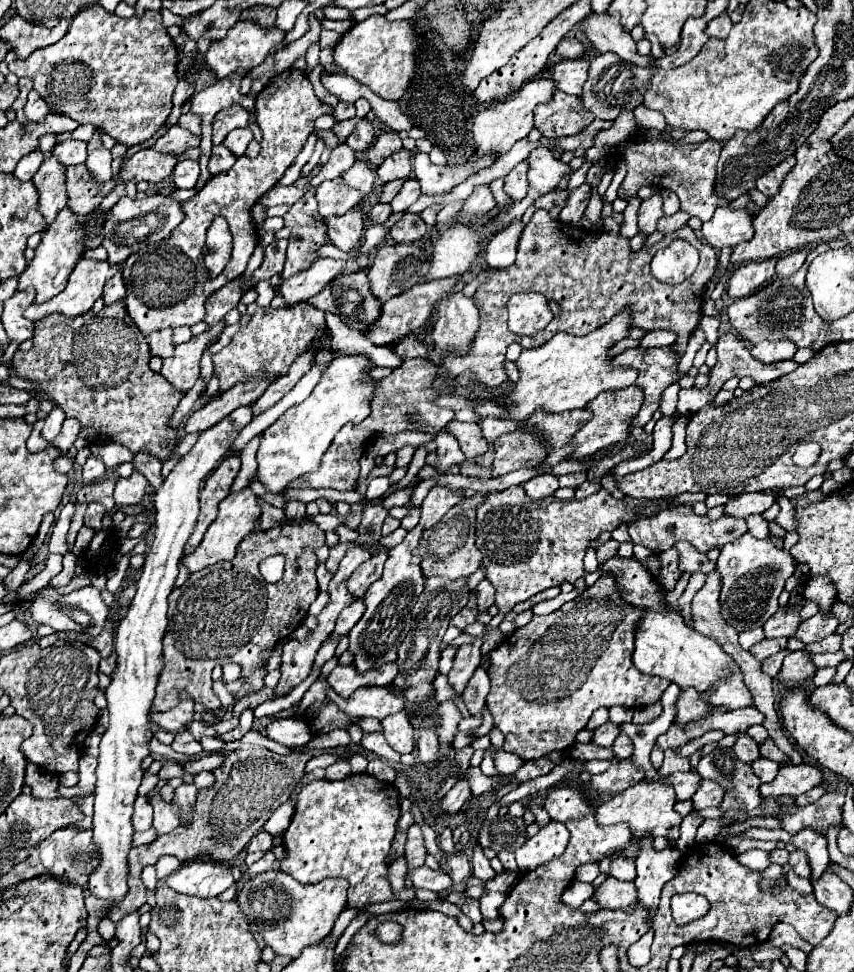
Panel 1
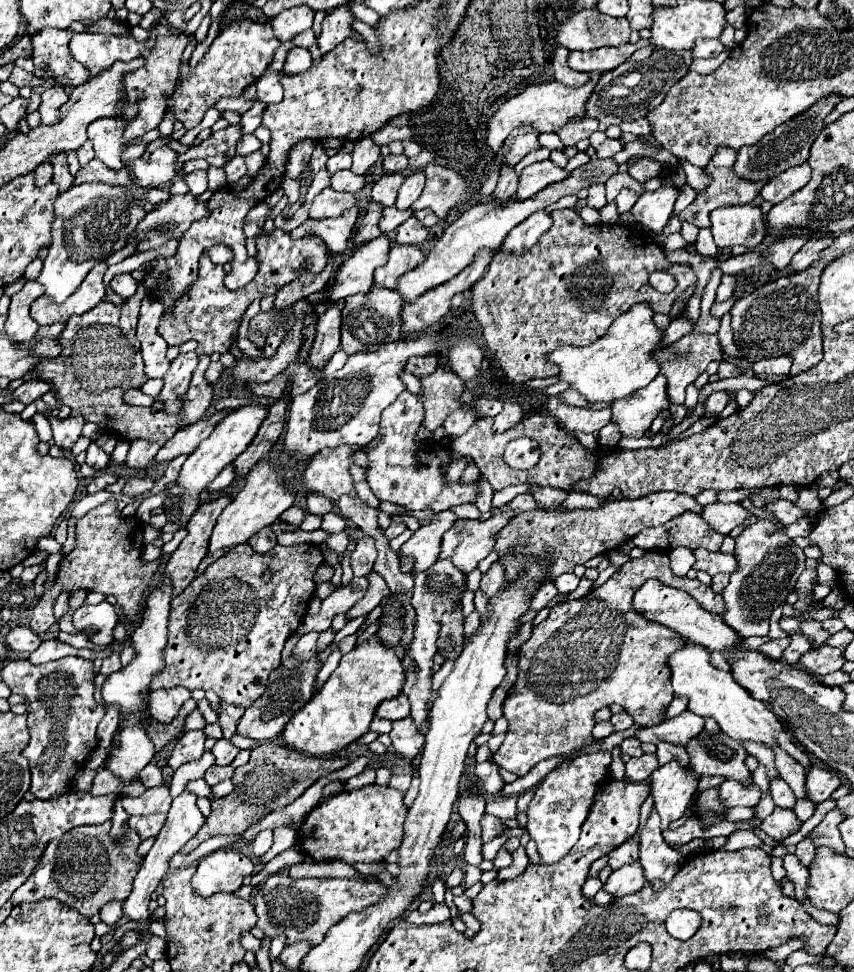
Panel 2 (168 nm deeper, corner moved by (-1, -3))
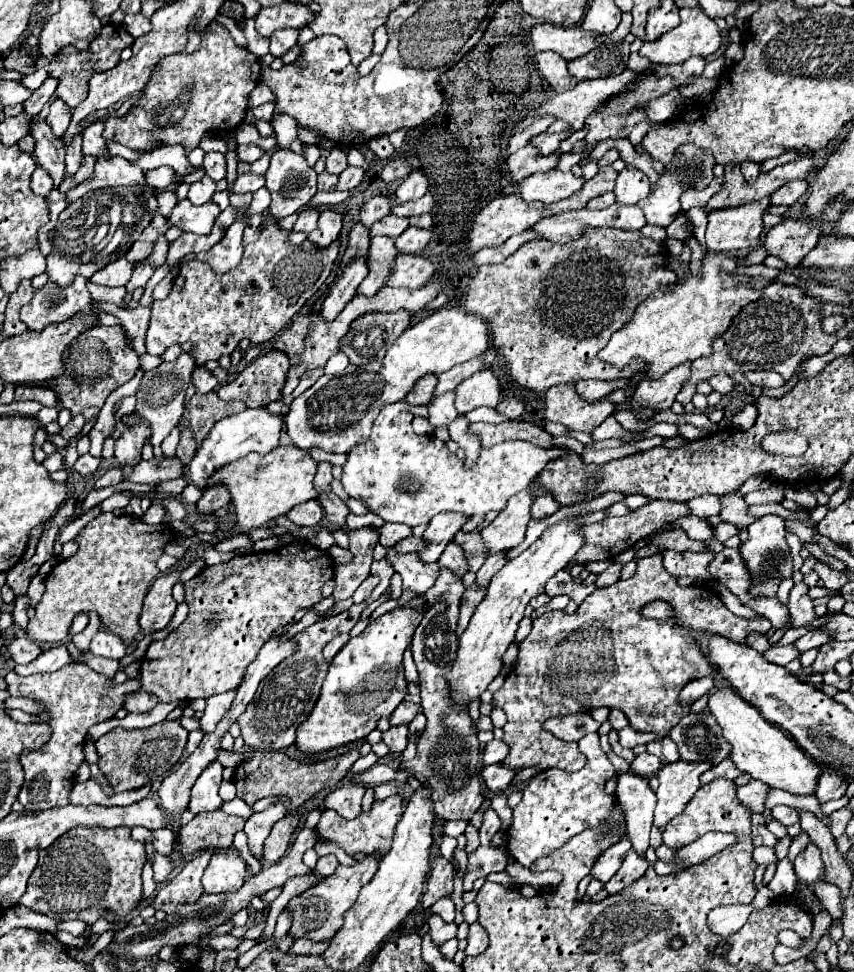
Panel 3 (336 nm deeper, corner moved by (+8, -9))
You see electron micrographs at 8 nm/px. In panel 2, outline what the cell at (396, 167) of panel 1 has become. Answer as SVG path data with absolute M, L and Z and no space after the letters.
M386 173L386 175L382 175L372 187L372 201L380 203L382 207L392 207L402 183L404 183L402 173Z

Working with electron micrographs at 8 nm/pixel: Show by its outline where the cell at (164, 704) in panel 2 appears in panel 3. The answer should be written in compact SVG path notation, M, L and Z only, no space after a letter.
M139 689L139 691L131 693L131 695L127 695L127 699L125 699L125 709L127 709L129 713L145 713L145 711L151 711L157 703L159 703L159 699L157 699L155 695Z

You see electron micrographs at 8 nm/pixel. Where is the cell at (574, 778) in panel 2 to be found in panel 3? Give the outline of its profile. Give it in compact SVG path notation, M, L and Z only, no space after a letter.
M589 733L583 739L579 739L579 751L587 757L587 765L577 771L577 773L567 773L567 771L539 771L523 789L523 799L521 803L513 809L513 823L507 829L507 851L509 857L521 863L523 867L529 868L531 864L539 857L551 854L556 849L562 847L565 842L572 836L585 831L585 829L595 829L601 837L605 837L611 827L609 819L615 807L615 789L617 789L617 771L607 759L607 755L601 751L599 745L599 735Z

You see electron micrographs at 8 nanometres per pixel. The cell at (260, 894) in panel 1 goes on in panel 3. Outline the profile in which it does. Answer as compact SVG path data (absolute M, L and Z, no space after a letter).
M375 851L373 855L367 855L363 861L357 861L355 865L349 865L349 867L339 865L331 877L325 877L319 885L311 887L303 895L297 895L295 899L291 899L287 909L293 913L293 927L289 933L295 939L299 939L299 937L307 937L313 941L333 939L333 935L343 927L343 915L355 905L355 899L357 899L361 887L365 883L369 883L371 877L375 875L381 857L383 855L379 851Z

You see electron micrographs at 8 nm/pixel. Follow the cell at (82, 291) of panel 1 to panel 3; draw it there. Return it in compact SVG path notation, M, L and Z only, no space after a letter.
M77 277L69 287L55 287L47 283L37 289L33 299L21 307L21 321L31 331L43 331L47 325L63 323L79 311L91 307L91 295L87 289L87 279Z

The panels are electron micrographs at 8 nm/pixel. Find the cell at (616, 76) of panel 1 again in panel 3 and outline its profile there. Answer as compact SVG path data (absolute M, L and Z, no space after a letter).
M647 75L647 79L639 81L639 87L635 87L635 91L629 91L627 95L623 95L623 99L611 99L611 103L607 103L607 107L603 107L603 111L595 111L595 115L591 115L586 119L588 134L586 136L586 145L583 153L563 153L559 157L557 169L563 172L569 172L573 165L578 164L583 159L589 157L589 153L597 147L597 143L601 143L603 139L621 139L627 137L631 133L631 129L645 119L645 113L639 109L643 105L647 105L651 99L657 99L665 93L669 93L671 87L671 79L651 79L651 75Z

